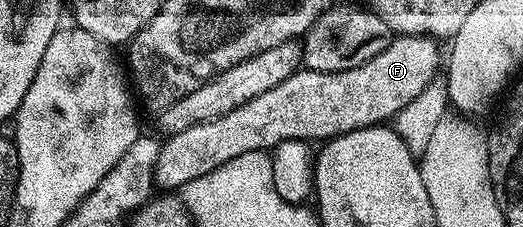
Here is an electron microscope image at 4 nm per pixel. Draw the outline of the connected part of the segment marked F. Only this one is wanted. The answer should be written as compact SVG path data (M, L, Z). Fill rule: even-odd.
M398 35L388 43L388 47L384 47L384 51L380 51L380 55L372 55L368 63L360 63L360 67L352 67L348 71L325 73L305 67L299 68L297 73L288 75L288 79L284 79L282 83L275 85L269 91L264 91L263 95L254 96L248 103L241 104L228 115L217 117L216 120L192 124L184 131L171 134L166 139L167 142L164 141L159 148L154 167L155 184L161 190L176 191L185 188L192 179L202 178L229 159L247 154L248 151L268 151L280 143L292 143L292 141L325 143L330 138L338 137L348 131L389 122L439 76L444 53L443 50L442 53L438 50L438 45L439 42L431 36Z

